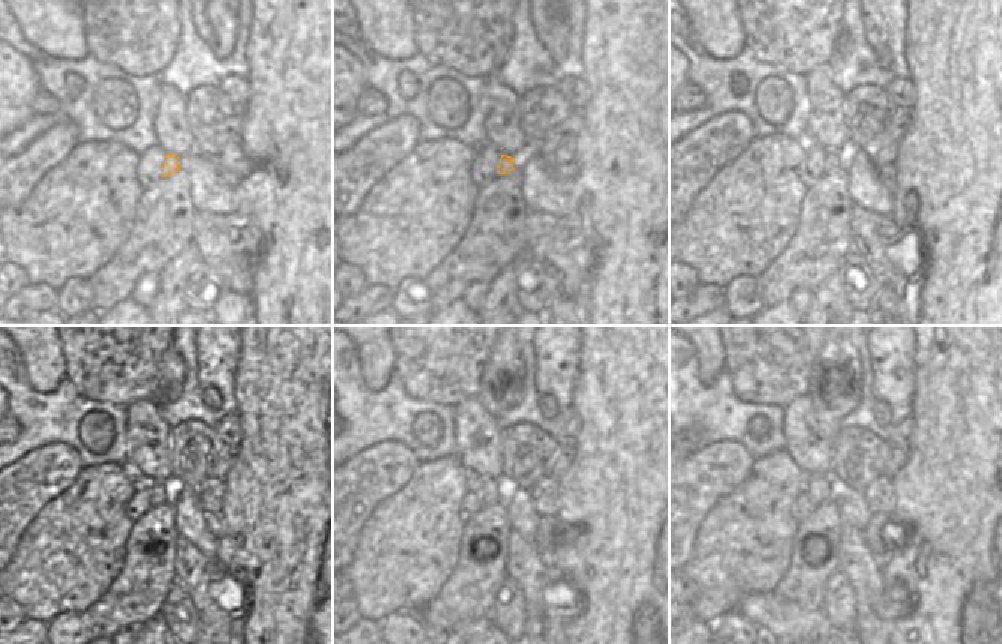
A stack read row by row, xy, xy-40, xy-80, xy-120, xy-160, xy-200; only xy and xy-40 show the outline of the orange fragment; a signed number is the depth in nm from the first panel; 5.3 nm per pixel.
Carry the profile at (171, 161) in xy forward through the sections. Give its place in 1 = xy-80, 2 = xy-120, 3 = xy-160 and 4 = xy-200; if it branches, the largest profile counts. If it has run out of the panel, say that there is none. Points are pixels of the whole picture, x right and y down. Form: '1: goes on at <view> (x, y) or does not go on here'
1: goes on at xy-80 (831, 164)
2: goes on at xy-120 (156, 496)
3: goes on at xy-160 (485, 488)
4: goes on at xy-200 (818, 488)

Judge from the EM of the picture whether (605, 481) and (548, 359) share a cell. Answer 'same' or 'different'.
different

